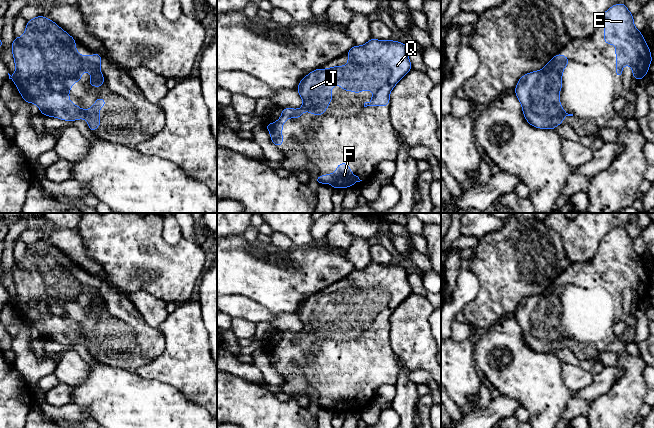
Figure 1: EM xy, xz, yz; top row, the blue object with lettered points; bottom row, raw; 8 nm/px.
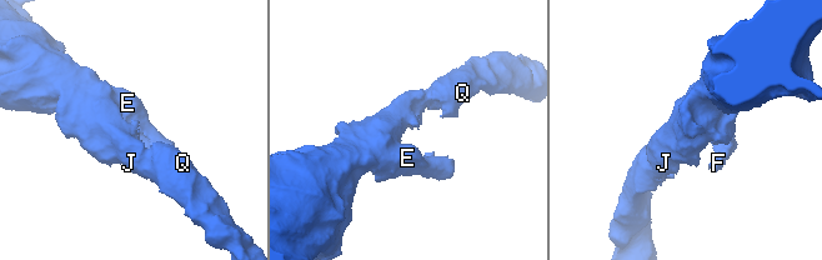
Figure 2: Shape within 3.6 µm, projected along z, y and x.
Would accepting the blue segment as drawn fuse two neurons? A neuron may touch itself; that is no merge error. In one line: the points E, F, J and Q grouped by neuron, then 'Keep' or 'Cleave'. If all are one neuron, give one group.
Groups: E F J Q. Keep

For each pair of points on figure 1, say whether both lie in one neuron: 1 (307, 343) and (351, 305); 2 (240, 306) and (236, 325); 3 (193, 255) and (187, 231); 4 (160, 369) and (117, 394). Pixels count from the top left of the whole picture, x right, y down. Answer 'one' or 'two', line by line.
1: one
2: two
3: two
4: two

